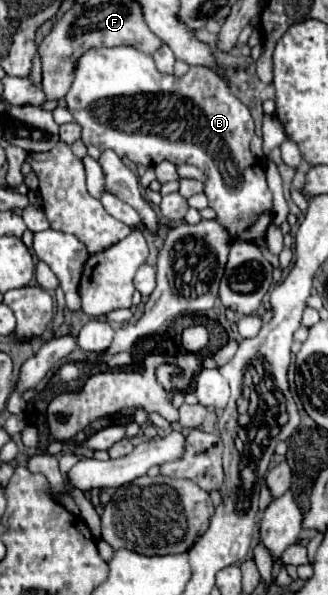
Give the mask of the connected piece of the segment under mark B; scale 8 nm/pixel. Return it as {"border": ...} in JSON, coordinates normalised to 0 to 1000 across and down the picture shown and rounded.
{"border":[[[393,77],[363,81],[284,81],[241,94],[229,108],[229,134],[198,161],[204,185],[247,212],[247,235],[259,245],[296,245],[302,252],[351,252],[369,266],[387,262],[412,276],[473,279],[497,269],[527,276],[588,276],[631,296],[625,326],[637,350],[655,353],[655,370],[698,390],[723,407],[765,407],[808,413],[814,383],[832,370],[832,326],[814,313],[808,282],[771,266],[759,235],[771,232],[771,198],[759,182],[723,168],[686,138],[625,111],[582,111],[564,128],[497,128],[473,118],[460,94],[399,84]]]}

